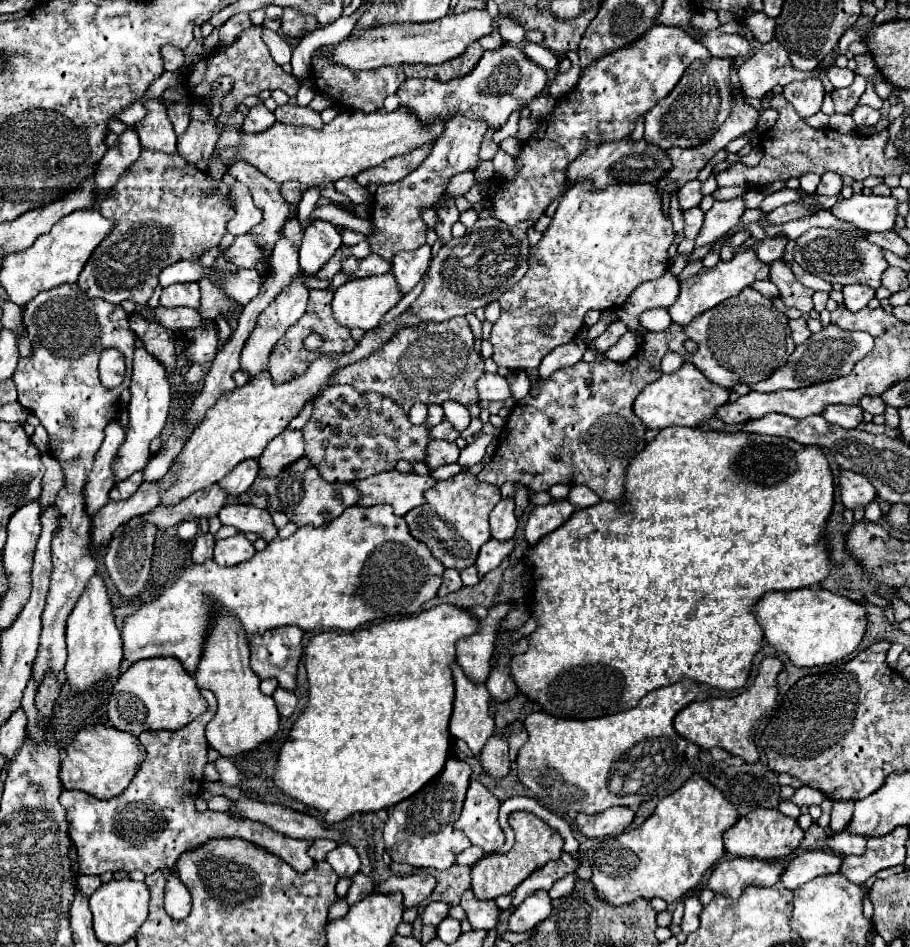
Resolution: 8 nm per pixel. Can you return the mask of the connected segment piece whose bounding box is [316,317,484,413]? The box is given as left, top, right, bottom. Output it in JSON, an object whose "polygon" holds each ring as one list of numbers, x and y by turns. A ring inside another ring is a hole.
{"polygon":[[452,317,450,321,442,323,418,323,408,325,396,331,380,349,372,355,336,369,336,373,322,385,316,399,322,395,324,389,330,385,352,385,358,393,380,393,390,397,394,403,402,407,404,413,410,411,414,403,436,403,442,405,444,401,456,401,460,405,478,403,478,389,476,381,484,375,484,359,474,349,474,335,464,317]]}

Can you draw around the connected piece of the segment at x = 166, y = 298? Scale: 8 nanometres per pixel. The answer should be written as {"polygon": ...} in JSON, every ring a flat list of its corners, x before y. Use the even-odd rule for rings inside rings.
{"polygon":[[176,283,162,291,162,307,200,307,200,287,198,283]]}

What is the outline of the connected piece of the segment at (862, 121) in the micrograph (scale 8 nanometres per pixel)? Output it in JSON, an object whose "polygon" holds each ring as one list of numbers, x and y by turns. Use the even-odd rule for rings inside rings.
{"polygon":[[858,105,854,111,852,111,852,117,856,121,856,125,876,125,880,121,880,111,878,109,872,109,868,105]]}

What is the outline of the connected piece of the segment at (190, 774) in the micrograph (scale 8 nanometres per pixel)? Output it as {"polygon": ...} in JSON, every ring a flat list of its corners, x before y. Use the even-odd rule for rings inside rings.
{"polygon":[[200,691,208,699,208,711,196,717,188,727,178,731,144,731,138,739,146,747,146,759,138,773,130,781,128,789,108,801,100,801,80,791,64,789,60,803,66,809,68,835,78,849,80,871,84,875,102,875,106,871,134,871,154,873,162,869,166,873,164,909,174,919,184,919,190,913,190,893,172,873,180,853,194,849,214,837,240,837,268,853,284,859,296,871,306,873,314,867,314,859,308,855,312,841,292,839,268,829,260,821,248,821,246,817,234,817,228,811,198,811,196,797,202,789,202,773,206,765,208,743,204,729,216,715,216,697,212,691]]}

